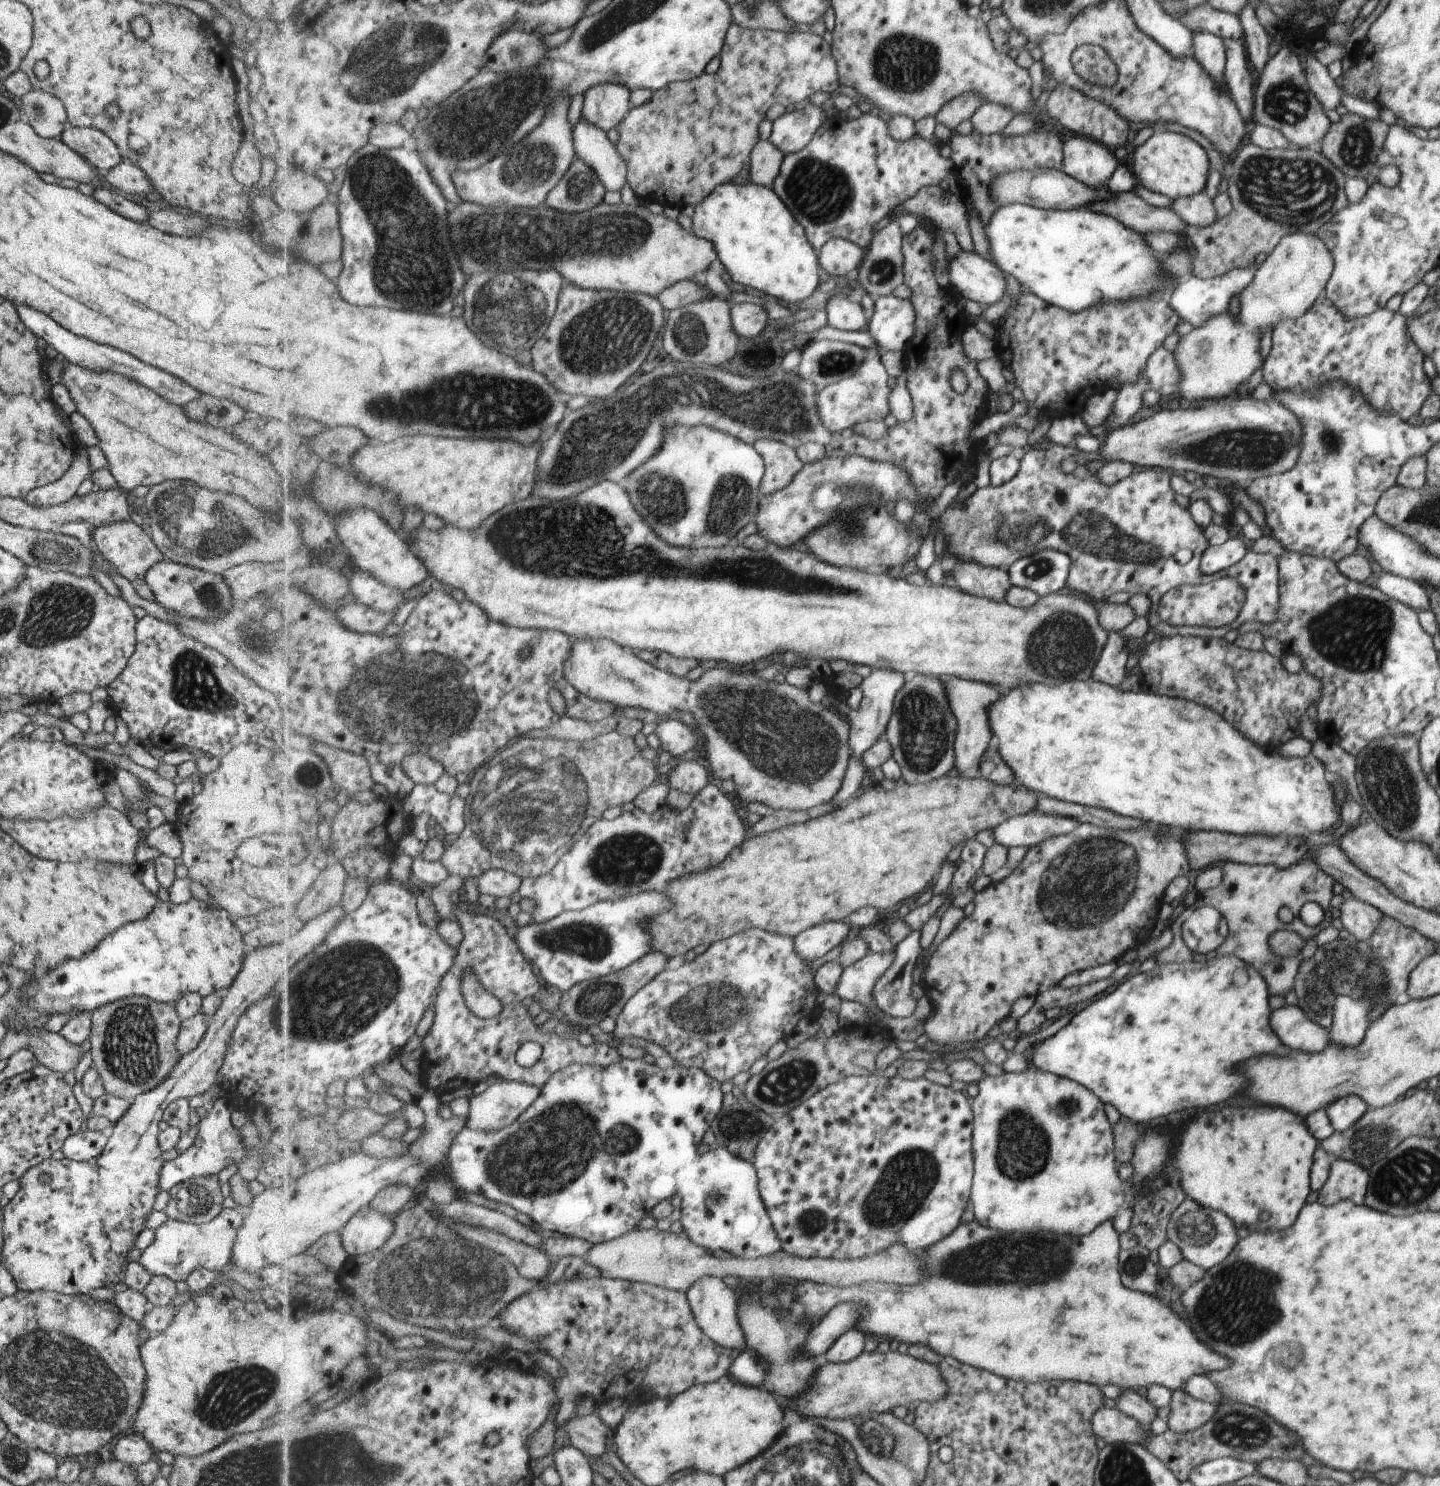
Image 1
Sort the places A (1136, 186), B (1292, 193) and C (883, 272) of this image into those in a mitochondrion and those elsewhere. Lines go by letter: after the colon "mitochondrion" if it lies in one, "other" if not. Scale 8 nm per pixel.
A: other
B: mitochondrion
C: mitochondrion

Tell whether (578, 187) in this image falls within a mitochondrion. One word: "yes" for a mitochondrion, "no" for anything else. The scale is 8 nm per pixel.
yes

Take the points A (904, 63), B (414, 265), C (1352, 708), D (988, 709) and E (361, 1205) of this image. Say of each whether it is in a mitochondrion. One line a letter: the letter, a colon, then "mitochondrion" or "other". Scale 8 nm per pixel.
A: mitochondrion
B: mitochondrion
C: other
D: other
E: other

